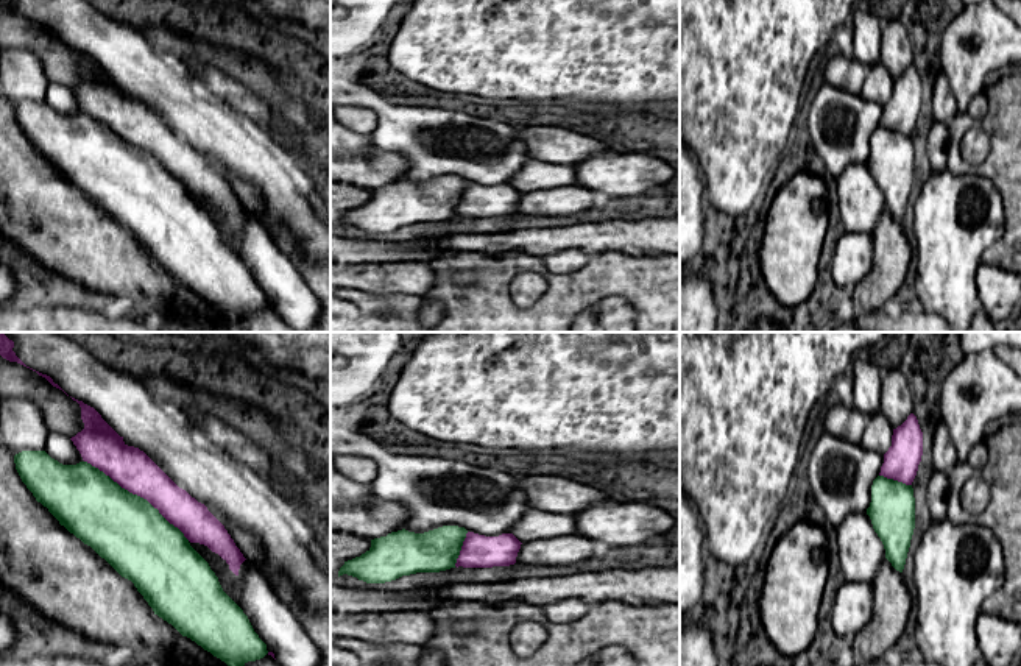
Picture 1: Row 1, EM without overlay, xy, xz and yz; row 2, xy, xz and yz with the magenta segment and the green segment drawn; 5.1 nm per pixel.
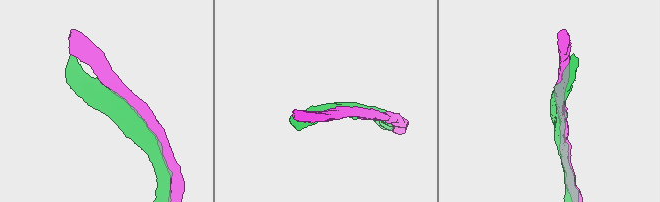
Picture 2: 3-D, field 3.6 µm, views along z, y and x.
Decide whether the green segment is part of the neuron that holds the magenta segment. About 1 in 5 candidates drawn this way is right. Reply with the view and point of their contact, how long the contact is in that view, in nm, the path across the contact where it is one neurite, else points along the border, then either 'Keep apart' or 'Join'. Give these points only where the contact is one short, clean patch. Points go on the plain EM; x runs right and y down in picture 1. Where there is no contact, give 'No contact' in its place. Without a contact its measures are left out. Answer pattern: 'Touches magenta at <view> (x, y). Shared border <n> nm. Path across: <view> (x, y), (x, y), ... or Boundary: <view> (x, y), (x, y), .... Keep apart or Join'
Touches magenta at xy (137, 145). Shared border 700 nm. Keep apart

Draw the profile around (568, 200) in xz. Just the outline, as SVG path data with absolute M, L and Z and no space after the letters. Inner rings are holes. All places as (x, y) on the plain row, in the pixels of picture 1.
M577 184L525 192L516 207L516 214L532 217L567 217L597 206L603 197L595 190Z

